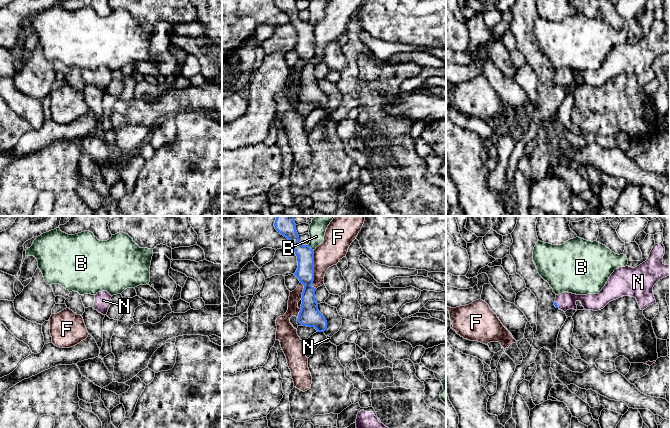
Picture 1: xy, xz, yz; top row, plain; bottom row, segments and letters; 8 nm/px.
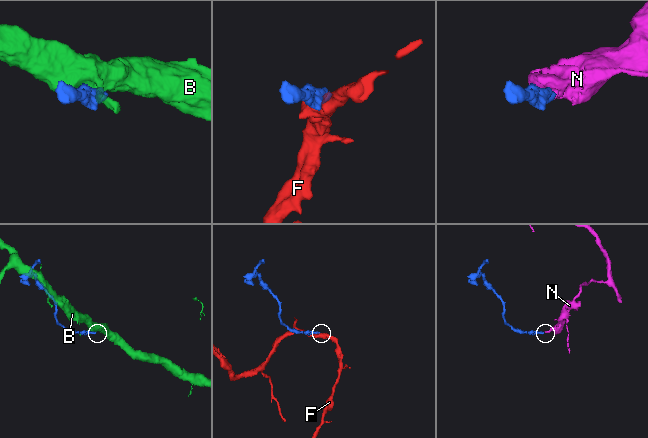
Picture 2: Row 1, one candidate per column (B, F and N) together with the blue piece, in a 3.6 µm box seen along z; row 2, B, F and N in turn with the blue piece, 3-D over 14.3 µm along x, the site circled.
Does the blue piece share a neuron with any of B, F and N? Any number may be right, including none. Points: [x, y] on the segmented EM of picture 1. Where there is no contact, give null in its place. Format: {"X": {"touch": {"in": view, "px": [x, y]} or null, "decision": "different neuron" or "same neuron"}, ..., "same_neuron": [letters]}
{"B": {"touch": {"in": "xz", "px": [310, 248]}, "decision": "different neuron"}, "F": {"touch": {"in": "xz", "px": [313, 270]}, "decision": "different neuron"}, "N": {"touch": {"in": "yz", "px": [556, 304]}, "decision": "same neuron"}, "same_neuron": ["N"]}

